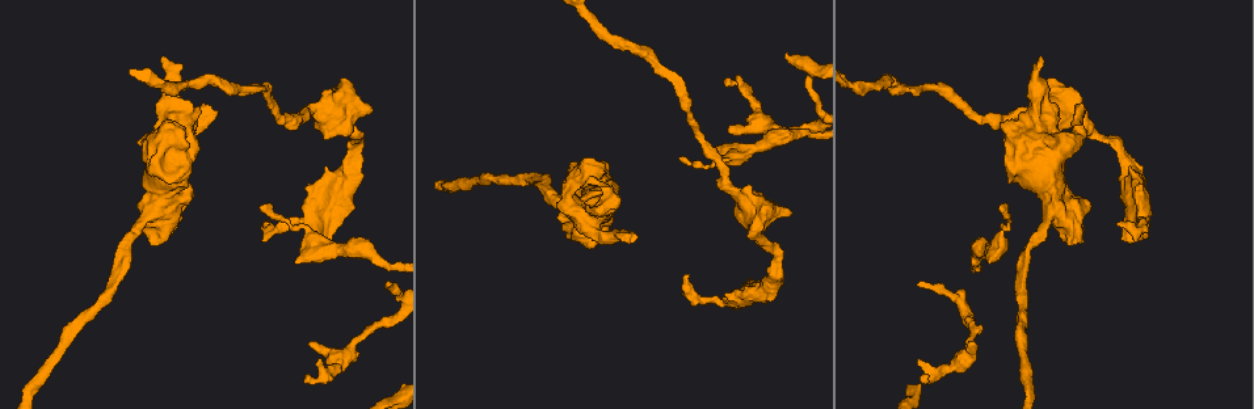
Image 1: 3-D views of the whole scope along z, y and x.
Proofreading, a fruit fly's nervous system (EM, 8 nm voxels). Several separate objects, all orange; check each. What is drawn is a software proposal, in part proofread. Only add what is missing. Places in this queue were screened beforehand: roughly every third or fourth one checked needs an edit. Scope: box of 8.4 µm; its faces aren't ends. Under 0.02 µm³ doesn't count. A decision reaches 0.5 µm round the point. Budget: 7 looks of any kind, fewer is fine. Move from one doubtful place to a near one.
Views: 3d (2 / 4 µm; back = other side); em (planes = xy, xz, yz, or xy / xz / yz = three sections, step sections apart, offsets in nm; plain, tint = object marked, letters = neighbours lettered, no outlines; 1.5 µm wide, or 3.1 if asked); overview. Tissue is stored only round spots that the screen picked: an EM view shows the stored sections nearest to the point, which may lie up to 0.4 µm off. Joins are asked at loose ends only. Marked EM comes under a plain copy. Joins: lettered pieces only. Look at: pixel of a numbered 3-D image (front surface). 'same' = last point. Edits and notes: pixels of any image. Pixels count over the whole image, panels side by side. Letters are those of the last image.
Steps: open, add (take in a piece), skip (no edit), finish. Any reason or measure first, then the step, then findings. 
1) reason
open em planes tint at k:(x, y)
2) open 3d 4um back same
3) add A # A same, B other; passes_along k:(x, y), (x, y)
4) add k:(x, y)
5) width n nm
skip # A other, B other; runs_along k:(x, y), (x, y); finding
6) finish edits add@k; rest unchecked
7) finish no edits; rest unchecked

an open end
open em planes letters at 1:(1002, 208)

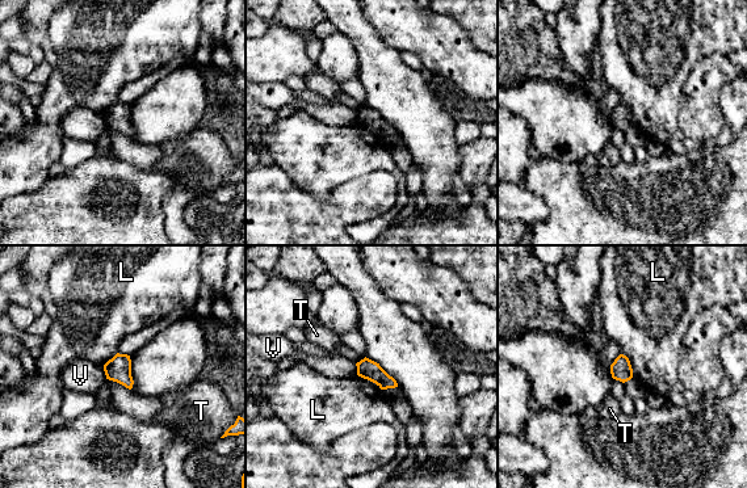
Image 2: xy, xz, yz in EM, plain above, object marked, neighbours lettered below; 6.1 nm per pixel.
width 120 nm
skip # L other, T other, V other; border 2:(620, 353), (628, 358), (633, 377); no lettered piece goes on from it

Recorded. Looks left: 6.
free end
open 3d 4um at 1:(305, 381)

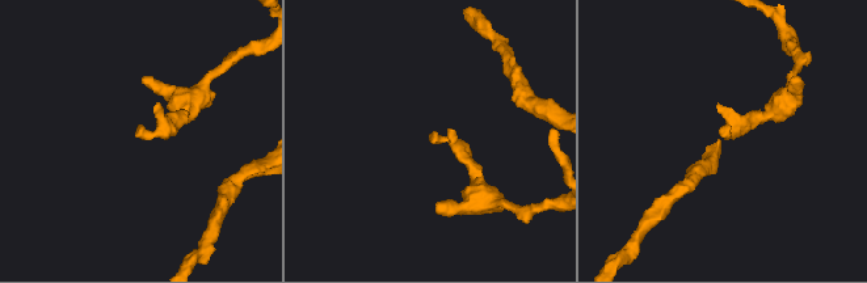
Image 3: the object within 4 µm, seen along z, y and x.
now the EM
open em yz step 8 tint at 3:(137, 133)

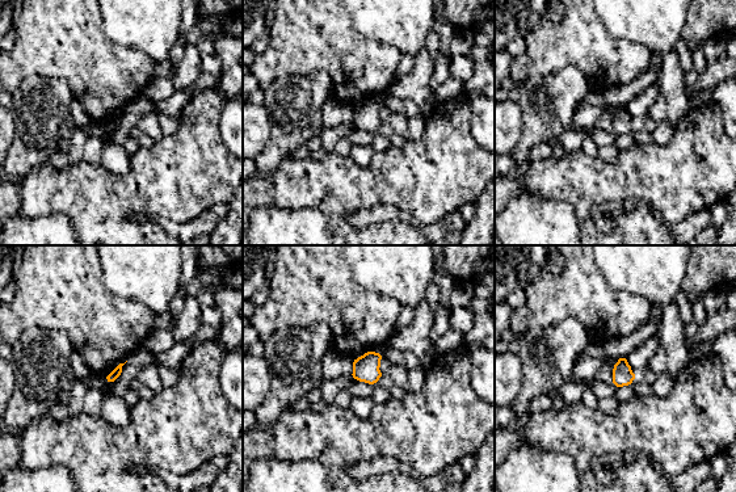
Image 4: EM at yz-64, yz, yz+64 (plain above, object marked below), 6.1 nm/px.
open em planes letters same

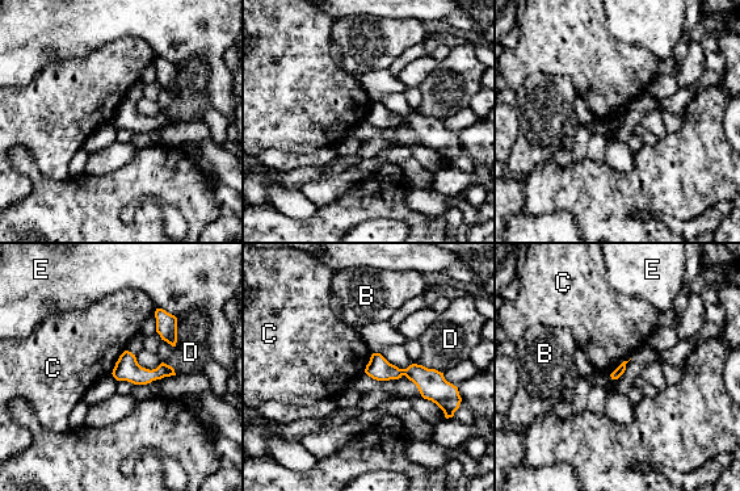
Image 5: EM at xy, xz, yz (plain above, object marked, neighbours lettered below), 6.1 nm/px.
skip # B other, C other, D other, E other; border 5:(125, 349), (110, 373); no lettered piece goes on from it

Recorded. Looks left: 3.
free end
open em yz step 8 letters at 1:(687, 276)

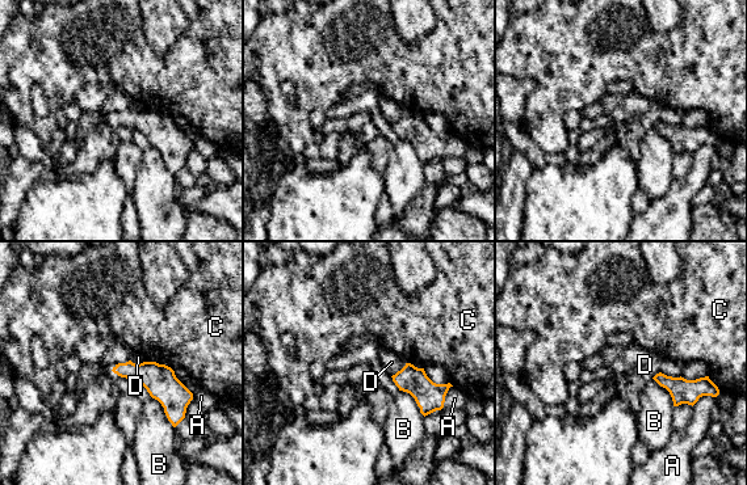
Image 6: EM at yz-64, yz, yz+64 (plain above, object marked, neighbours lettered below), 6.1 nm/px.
skip # A other, B other, C other, D other; border 6:(406, 362), (391, 376); no lettered piece goes on from it

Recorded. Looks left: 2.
finish no edits; rest unchecked

